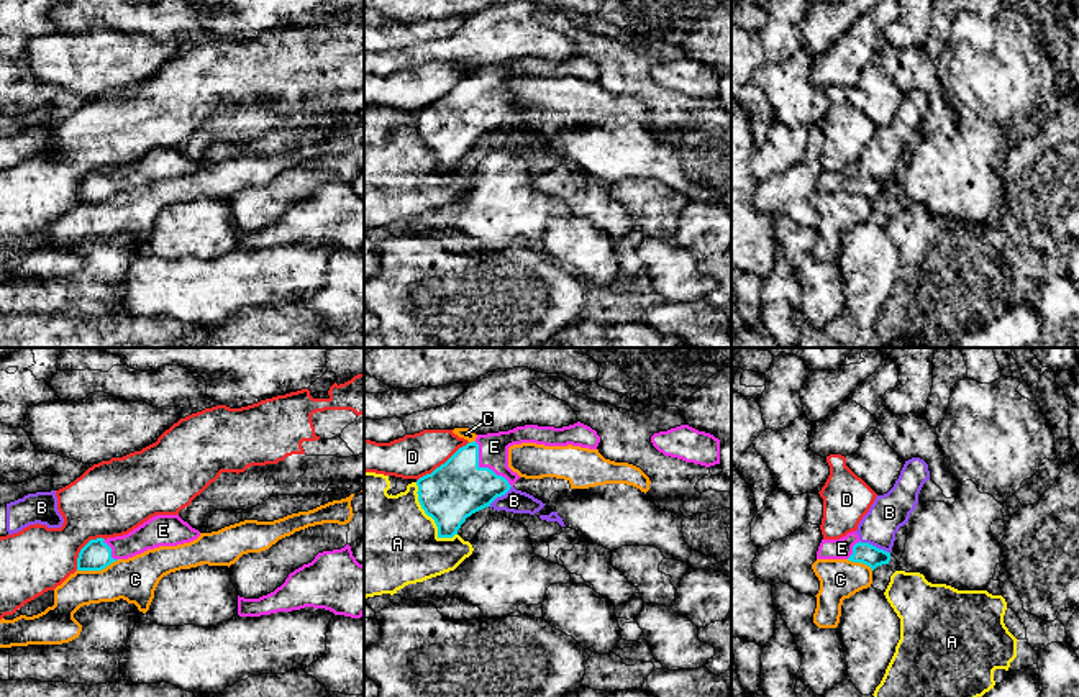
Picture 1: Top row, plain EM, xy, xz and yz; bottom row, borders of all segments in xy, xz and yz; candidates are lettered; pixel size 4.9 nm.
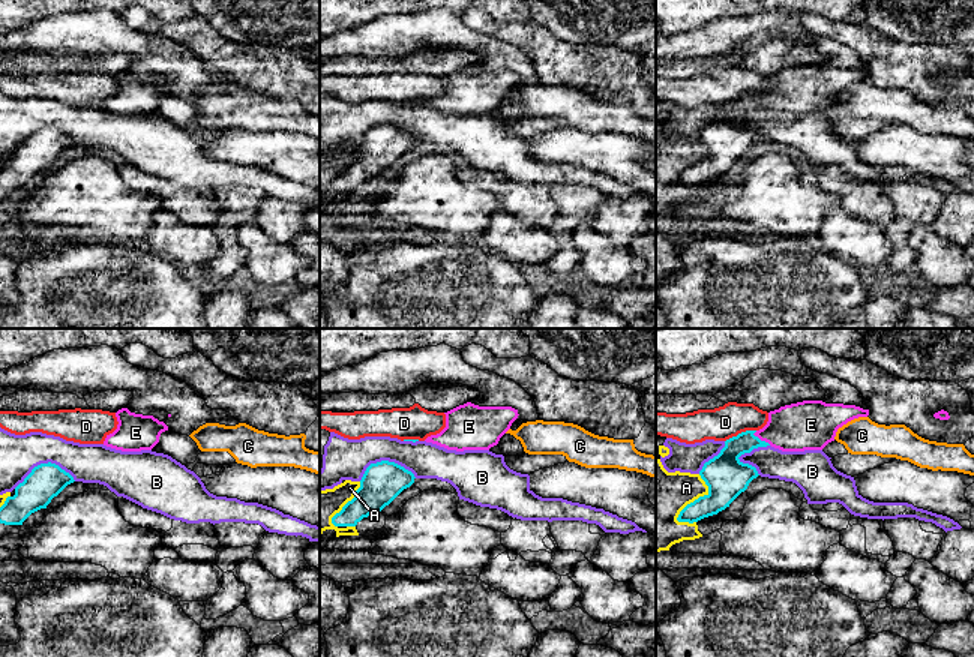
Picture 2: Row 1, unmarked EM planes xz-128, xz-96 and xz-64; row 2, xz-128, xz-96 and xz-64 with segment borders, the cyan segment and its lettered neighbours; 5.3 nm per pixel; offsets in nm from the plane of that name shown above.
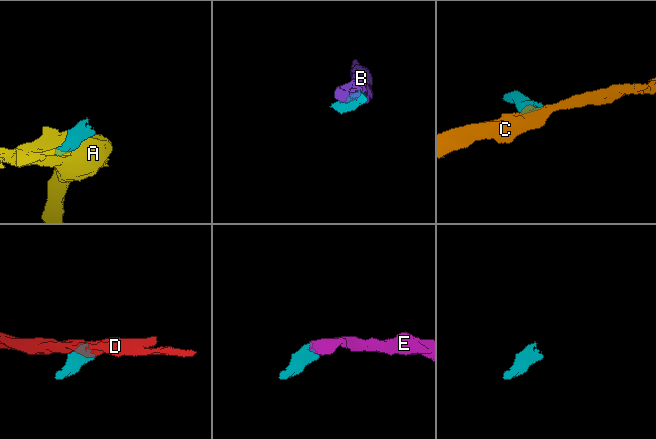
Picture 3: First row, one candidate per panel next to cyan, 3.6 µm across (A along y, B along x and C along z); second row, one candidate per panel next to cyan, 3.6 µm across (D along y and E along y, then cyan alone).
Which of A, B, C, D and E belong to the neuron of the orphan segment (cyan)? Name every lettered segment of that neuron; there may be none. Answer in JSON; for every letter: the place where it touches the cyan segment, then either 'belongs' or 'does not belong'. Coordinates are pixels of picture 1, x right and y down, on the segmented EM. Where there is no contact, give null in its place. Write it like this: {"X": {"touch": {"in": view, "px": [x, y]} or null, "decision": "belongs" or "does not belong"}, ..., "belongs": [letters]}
{"A": {"touch": {"in": "xz", "px": [432, 517]}, "decision": "does not belong"}, "B": {"touch": {"in": "yz", "px": [874, 546]}, "decision": "does not belong"}, "C": {"touch": {"in": "xy", "px": [97, 569]}, "decision": "does not belong"}, "D": {"touch": {"in": "xz", "px": [441, 464]}, "decision": "does not belong"}, "E": {"touch": {"in": "xz", "px": [484, 468]}, "decision": "belongs"}, "belongs": ["E"]}

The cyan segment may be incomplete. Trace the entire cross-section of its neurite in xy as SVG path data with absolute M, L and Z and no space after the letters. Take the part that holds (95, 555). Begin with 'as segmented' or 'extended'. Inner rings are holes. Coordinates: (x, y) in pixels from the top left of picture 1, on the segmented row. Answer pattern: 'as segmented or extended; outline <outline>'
extended; outline M156 515L123 536L90 540L79 553L77 571L102 571L118 559L128 559L159 546L177 546L200 536L179 515Z

